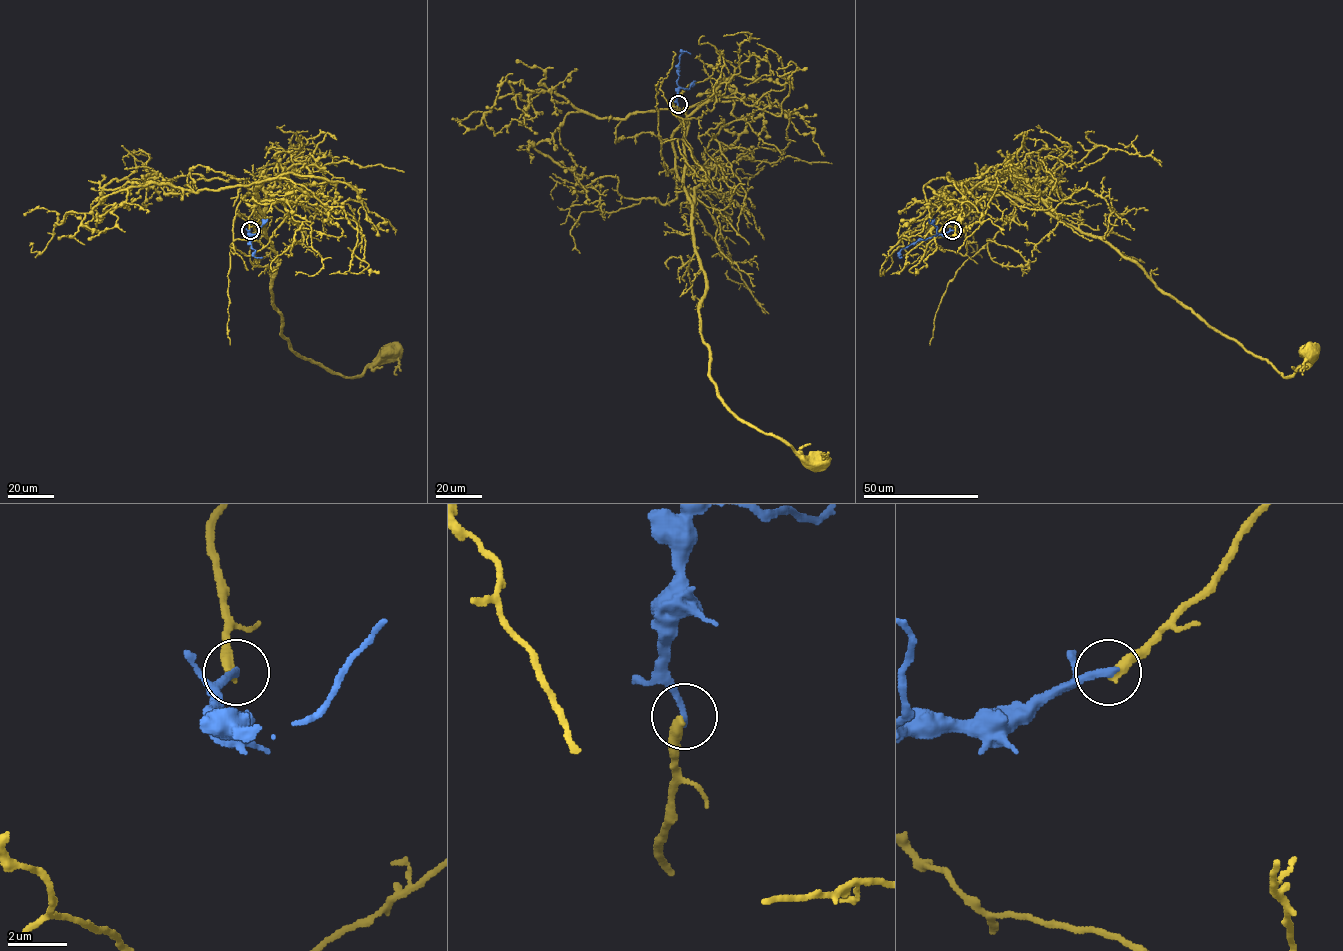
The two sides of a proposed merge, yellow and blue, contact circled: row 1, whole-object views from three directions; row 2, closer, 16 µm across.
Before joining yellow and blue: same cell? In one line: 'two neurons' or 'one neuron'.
two neurons

